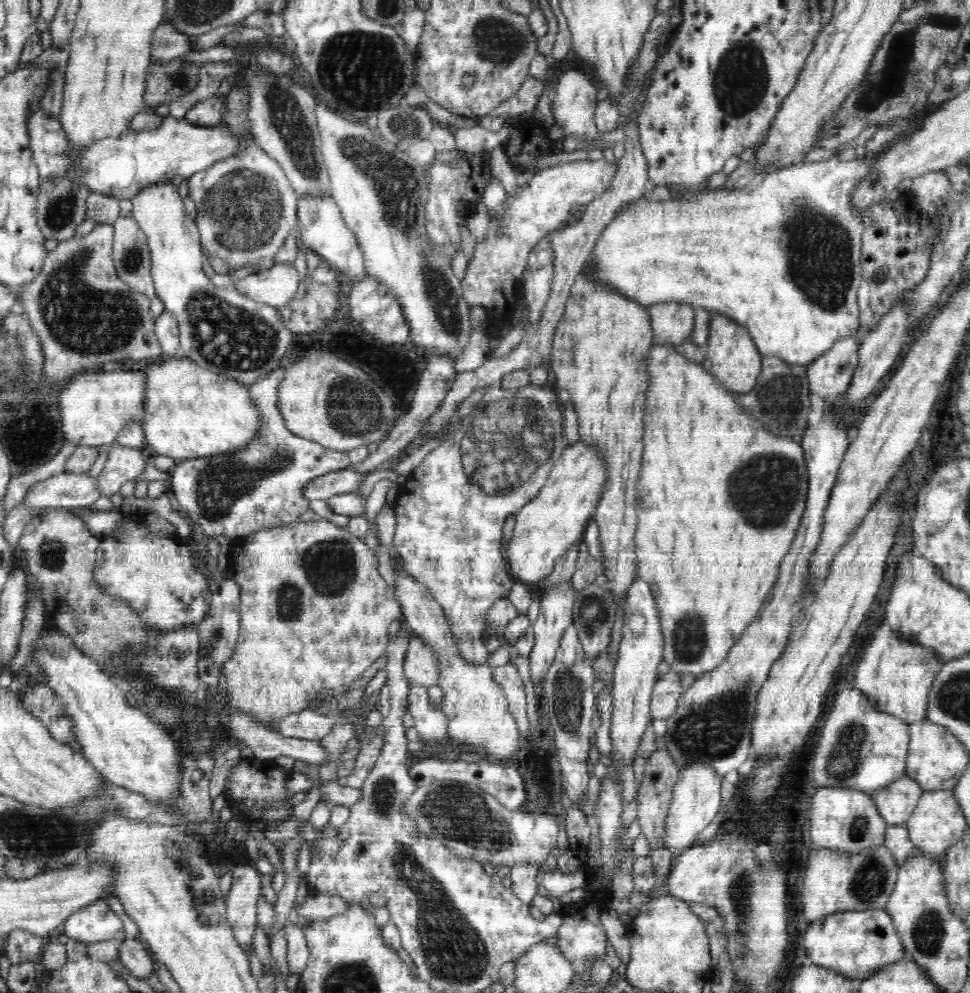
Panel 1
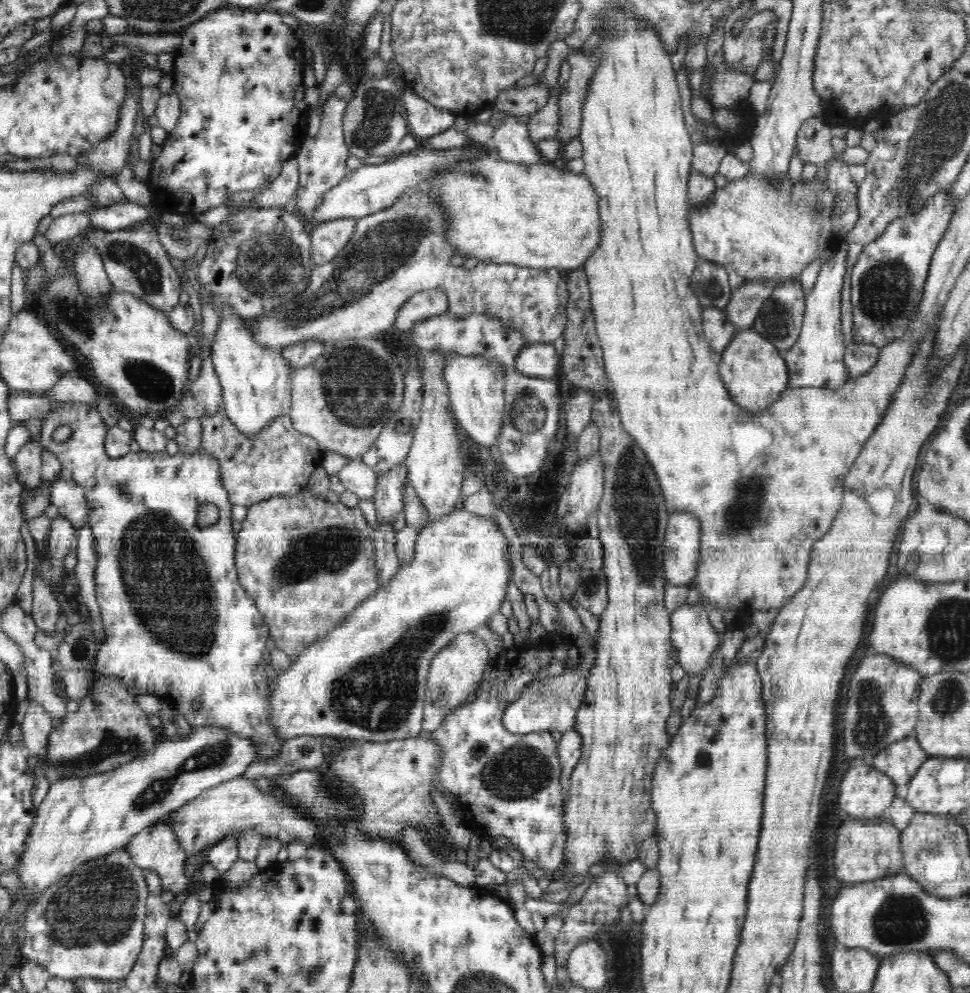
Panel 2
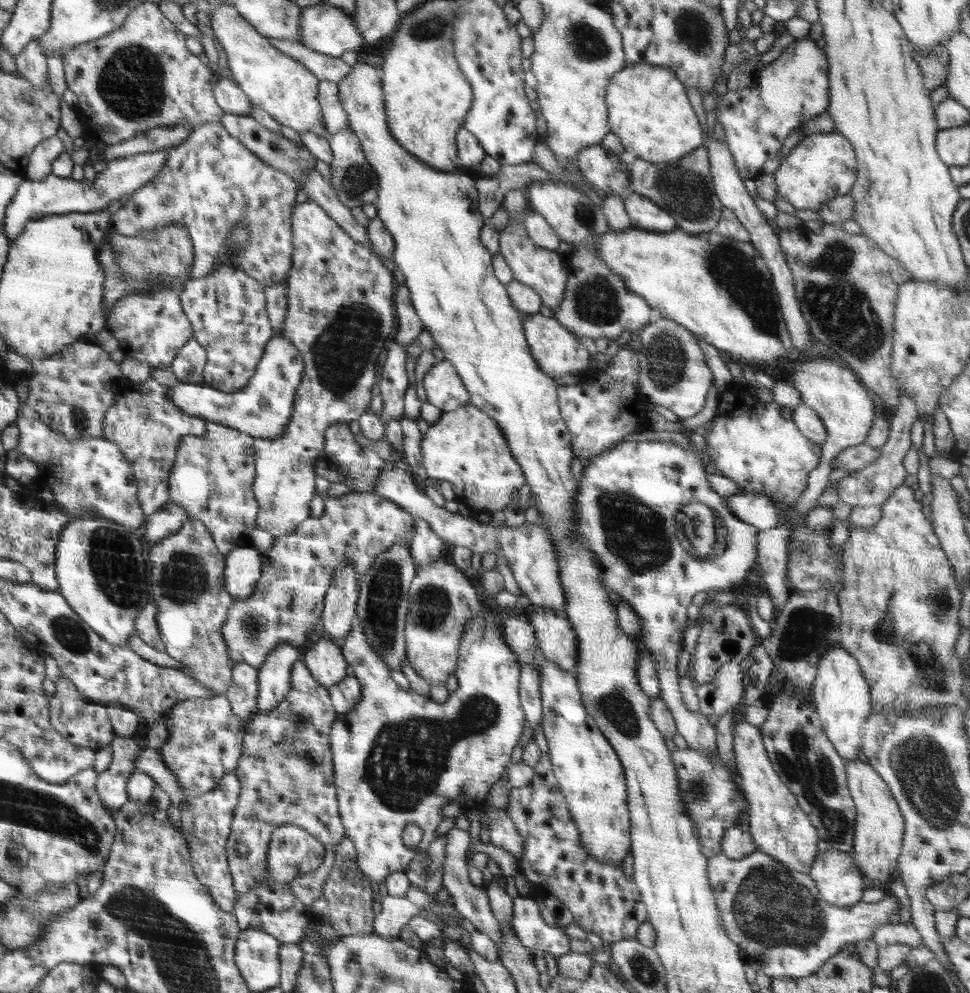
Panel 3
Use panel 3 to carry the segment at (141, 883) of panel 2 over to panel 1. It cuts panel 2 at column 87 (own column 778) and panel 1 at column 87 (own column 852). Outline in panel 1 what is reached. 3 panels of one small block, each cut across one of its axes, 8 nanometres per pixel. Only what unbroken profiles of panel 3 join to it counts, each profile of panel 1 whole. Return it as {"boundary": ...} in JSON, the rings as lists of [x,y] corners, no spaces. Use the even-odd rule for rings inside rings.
{"boundary":[[[100,898],[88,907],[74,912],[60,929],[70,939],[96,943],[112,938],[122,939],[124,924],[110,907],[106,898]]]}

